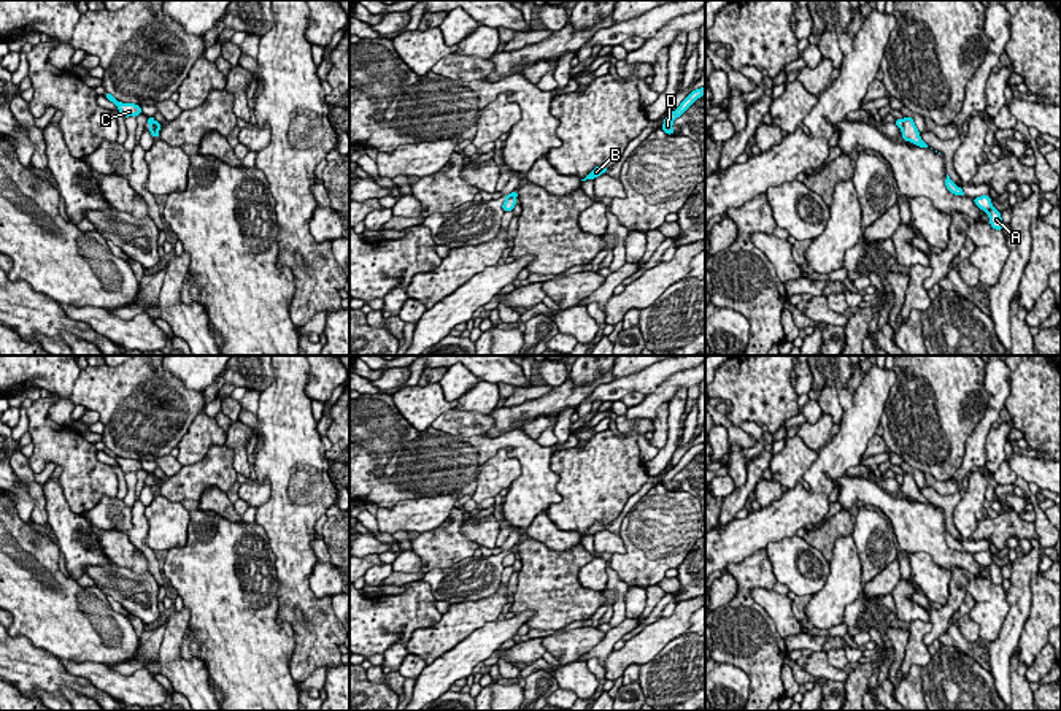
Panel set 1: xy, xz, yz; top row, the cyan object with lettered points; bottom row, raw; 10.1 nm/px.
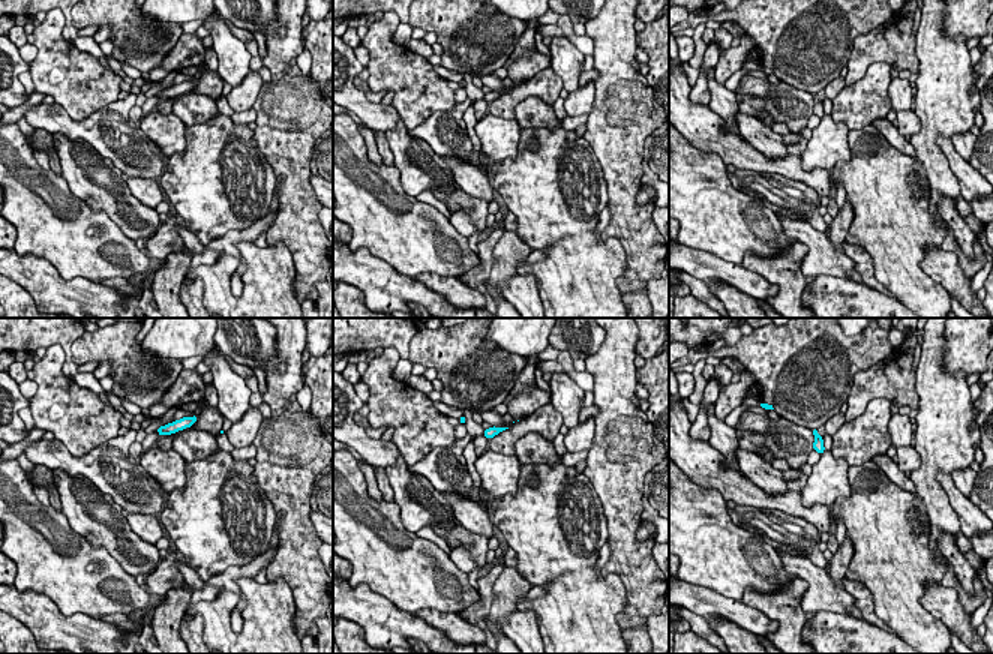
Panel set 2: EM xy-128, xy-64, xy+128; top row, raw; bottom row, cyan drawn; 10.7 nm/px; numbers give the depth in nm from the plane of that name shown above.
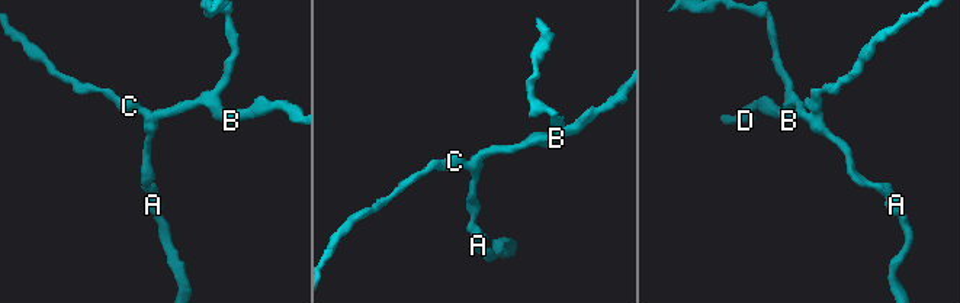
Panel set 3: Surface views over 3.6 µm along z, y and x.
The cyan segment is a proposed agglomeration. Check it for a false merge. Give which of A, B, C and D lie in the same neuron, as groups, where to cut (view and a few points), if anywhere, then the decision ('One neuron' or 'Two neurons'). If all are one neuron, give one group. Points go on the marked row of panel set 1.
Groups: A C / B D. Split along xy (158, 126), (150, 129). Two neurons

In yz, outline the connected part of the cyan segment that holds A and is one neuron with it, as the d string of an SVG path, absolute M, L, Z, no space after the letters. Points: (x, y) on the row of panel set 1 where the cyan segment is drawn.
M990 195L975 197L974 203L990 216L988 222L993 229L1002 230L1004 222L1001 213L993 206Z

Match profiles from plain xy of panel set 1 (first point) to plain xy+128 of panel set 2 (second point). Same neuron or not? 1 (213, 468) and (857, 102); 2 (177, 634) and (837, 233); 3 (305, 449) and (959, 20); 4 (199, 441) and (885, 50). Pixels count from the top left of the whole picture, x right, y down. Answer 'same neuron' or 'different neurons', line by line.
1: same neuron
2: same neuron
3: different neurons
4: same neuron

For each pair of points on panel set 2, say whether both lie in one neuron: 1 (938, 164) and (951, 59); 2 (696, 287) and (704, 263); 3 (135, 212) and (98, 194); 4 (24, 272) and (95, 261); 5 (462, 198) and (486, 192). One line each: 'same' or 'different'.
1: same
2: different
3: same
4: different
5: different

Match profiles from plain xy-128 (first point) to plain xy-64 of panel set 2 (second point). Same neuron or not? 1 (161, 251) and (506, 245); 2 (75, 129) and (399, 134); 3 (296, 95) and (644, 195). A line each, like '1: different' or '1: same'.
1: different
2: different
3: different

